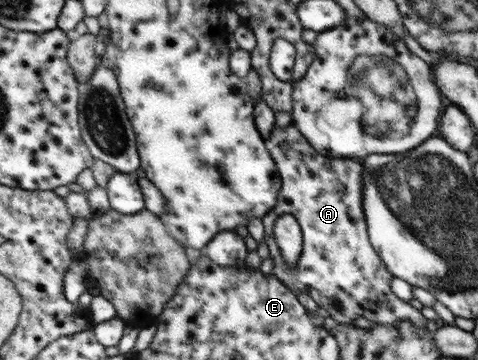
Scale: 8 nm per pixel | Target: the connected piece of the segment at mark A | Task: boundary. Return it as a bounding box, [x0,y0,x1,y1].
[260,124,436,329]

